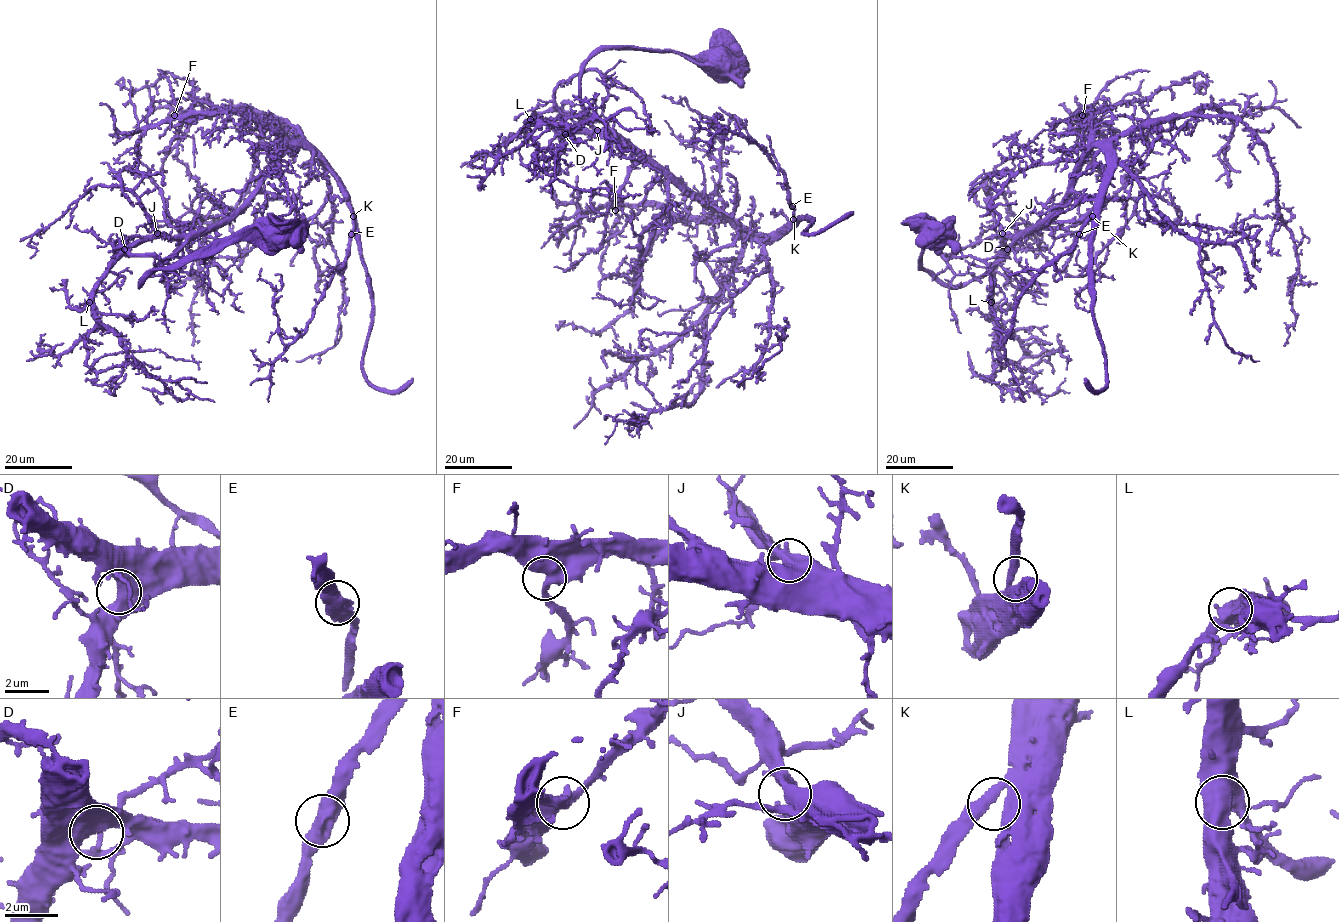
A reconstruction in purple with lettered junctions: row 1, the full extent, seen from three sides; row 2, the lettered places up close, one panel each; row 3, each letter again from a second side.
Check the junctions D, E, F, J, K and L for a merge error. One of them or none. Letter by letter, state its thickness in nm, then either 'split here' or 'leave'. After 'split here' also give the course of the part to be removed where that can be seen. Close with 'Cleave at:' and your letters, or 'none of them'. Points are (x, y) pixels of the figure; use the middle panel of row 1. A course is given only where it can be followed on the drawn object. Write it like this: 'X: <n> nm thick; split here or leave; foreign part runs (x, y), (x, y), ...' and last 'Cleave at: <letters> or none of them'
D: 850 nm thick; leave
E: 700 nm thick; leave
F: 550 nm thick; leave
J: 600 nm thick; leave
K: 340 nm thick; leave
L: 700 nm thick; leave
Cleave at: none of them

